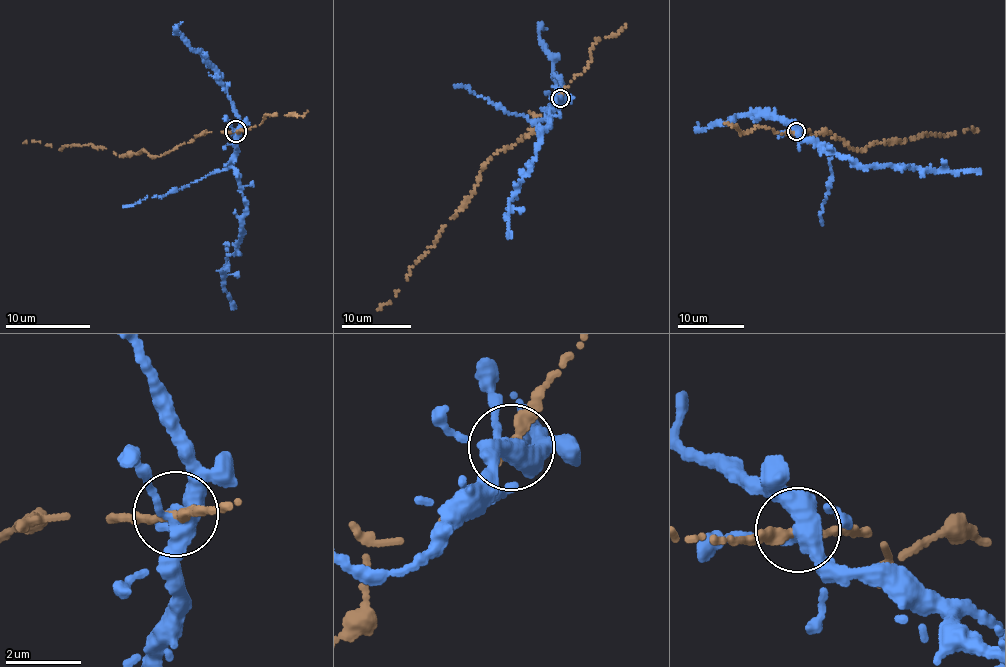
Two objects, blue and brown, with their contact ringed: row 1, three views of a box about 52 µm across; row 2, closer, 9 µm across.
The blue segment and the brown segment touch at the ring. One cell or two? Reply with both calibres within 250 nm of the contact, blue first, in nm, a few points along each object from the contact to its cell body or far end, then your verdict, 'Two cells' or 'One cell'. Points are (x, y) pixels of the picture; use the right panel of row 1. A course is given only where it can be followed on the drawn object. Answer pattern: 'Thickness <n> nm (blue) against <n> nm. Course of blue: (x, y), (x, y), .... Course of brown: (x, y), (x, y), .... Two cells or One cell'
Thickness 400 nm (blue) against 240 nm. Course of blue: (796, 131), (806, 139), (815, 139), (830, 152), (863, 166), (981, 172). Course of brown: (796, 131), (809, 131), (811, 137), (826, 132), (856, 151), (924, 134), (979, 131). One cell

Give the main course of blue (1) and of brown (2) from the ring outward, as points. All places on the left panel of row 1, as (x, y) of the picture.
1: (235, 131), (236, 154), (231, 164), (245, 208), (238, 251), (227, 257), (228, 267), (222, 271), (232, 309)
2: (235, 131), (200, 133), (158, 156), (142, 149), (123, 156), (90, 144), (60, 148), (40, 143), (23, 143)

